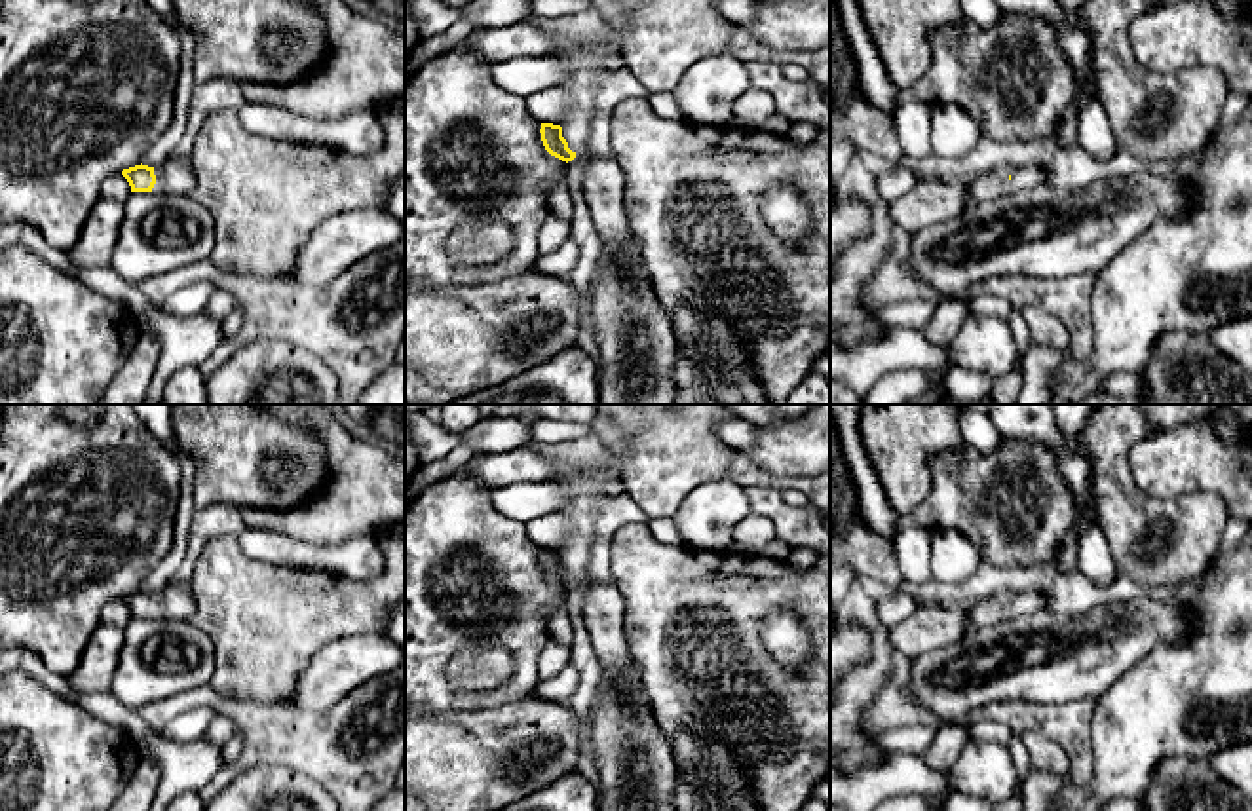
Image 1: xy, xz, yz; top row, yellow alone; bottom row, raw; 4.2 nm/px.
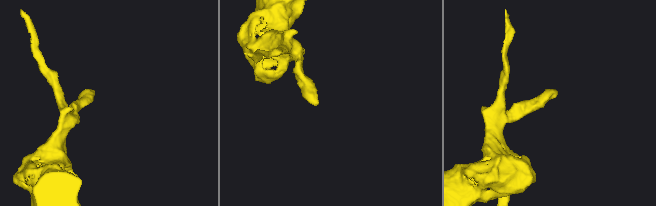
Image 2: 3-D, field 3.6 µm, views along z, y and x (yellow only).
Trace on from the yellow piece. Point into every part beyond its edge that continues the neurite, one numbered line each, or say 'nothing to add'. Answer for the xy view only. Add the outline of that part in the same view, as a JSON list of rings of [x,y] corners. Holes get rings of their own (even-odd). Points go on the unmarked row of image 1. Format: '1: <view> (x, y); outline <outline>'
1: xy (175, 601); outline [[[171,581],[167,587],[154,593],[154,600],[154,619],[190,619],[196,610],[192,583]]]

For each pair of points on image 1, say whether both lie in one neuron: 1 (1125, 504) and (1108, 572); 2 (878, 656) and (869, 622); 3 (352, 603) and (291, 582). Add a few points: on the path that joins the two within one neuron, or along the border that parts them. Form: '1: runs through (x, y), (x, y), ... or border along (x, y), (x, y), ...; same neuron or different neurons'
1: border along (1097, 521), (1110, 557), (1121, 572); different neurons
2: runs through (878, 648), (874, 629); same neuron
3: runs through (337, 603), (312, 603), (306, 597); same neuron

